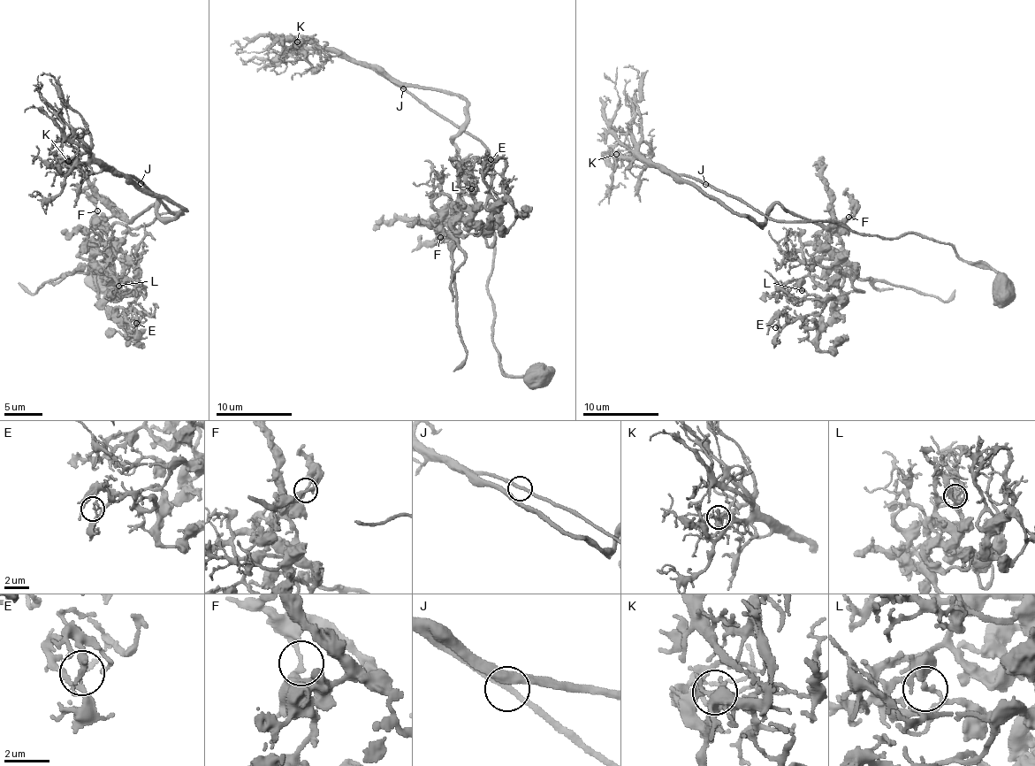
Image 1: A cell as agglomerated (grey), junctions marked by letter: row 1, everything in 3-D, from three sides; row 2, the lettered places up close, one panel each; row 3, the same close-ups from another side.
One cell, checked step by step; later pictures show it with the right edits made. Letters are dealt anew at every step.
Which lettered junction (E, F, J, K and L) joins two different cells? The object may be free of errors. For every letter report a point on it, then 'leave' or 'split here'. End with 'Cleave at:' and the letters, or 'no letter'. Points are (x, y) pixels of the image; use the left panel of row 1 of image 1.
E: place (136, 323); leave
F: place (97, 210); split here
J: place (140, 183); leave
K: place (68, 161); leave
L: place (118, 286); leave
Cleave at: F

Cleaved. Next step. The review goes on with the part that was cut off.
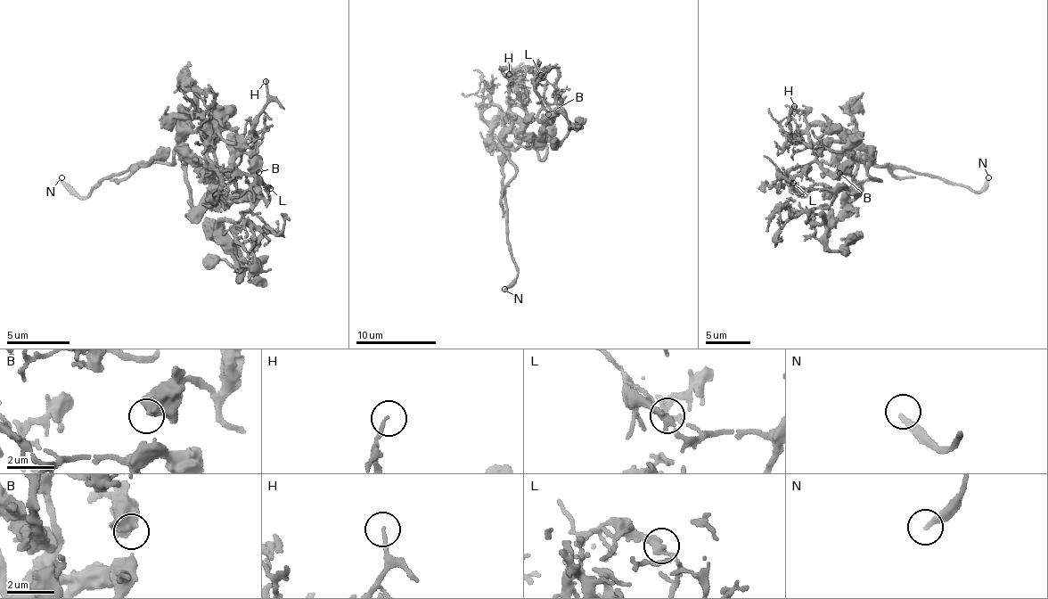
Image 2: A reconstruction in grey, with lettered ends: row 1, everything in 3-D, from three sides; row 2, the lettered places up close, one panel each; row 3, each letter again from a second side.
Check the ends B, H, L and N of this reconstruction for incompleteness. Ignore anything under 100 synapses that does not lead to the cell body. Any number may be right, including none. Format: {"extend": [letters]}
{"extend": ["N"]}

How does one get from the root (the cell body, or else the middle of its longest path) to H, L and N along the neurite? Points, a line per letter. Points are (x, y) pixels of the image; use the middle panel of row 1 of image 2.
H: (513, 148), (527, 147), (535, 136), (522, 132), (527, 121), (526, 89), (515, 70), (509, 74)
L: (513, 148), (527, 147), (551, 123), (551, 109), (544, 99), (546, 81), (541, 75)
N: (513, 148), (506, 150), (516, 176), (506, 189), (505, 207), (507, 241), (517, 277), (504, 289)

